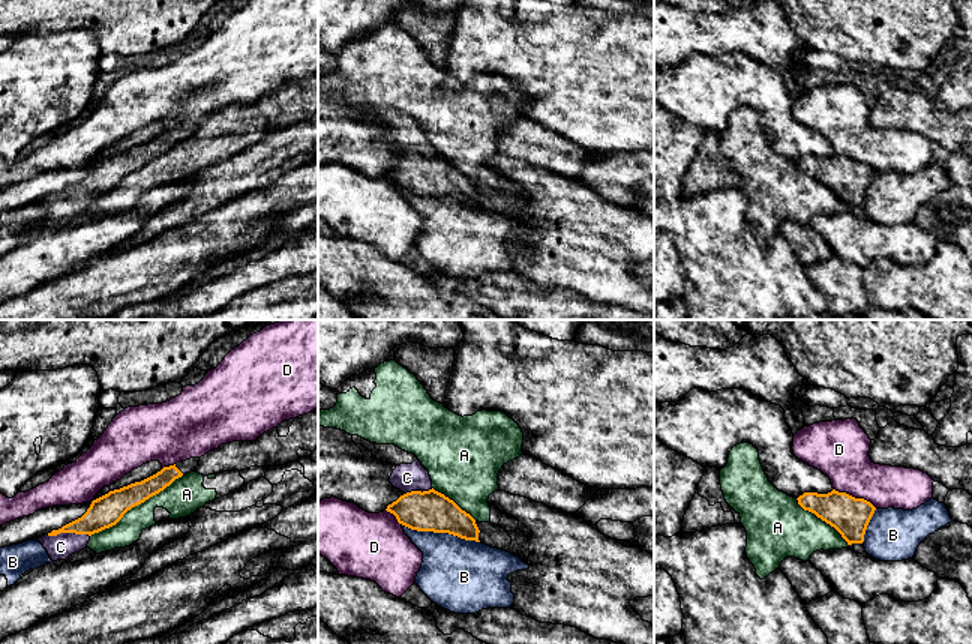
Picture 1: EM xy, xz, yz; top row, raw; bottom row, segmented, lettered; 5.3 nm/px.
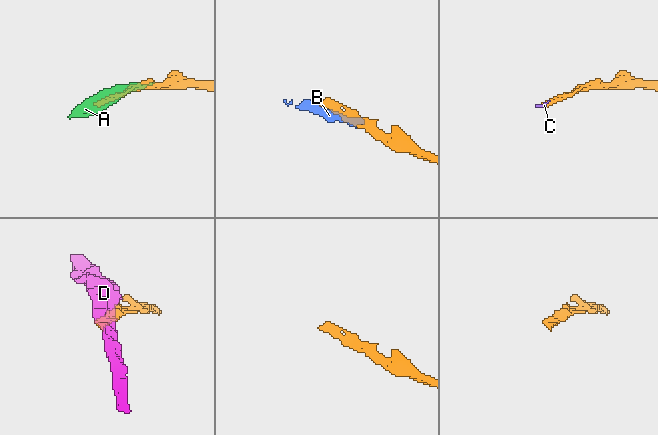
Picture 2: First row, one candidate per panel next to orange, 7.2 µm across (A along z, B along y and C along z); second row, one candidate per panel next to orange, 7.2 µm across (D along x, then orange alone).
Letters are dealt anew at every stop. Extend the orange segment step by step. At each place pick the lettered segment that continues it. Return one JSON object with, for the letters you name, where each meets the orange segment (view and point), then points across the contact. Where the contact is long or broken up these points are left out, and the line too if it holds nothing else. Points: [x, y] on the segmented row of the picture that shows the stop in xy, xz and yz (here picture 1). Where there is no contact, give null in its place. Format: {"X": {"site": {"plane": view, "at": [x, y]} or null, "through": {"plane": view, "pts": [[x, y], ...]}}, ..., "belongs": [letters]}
{"C": {"site": {"plane": "xy", "at": [68, 532]}, "through": {"plane": "xy", "pts": [[104, 512], [78, 532], [68, 532], [60, 547]]}}, "belongs": ["C"]}

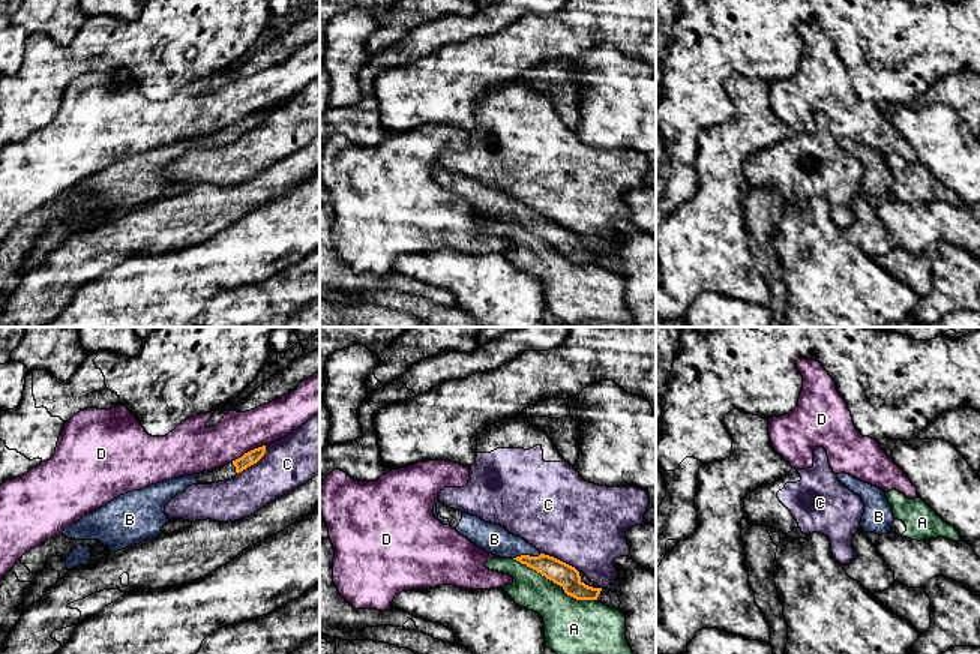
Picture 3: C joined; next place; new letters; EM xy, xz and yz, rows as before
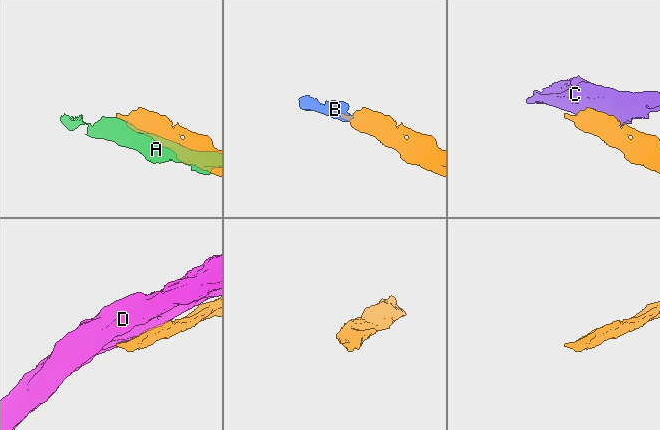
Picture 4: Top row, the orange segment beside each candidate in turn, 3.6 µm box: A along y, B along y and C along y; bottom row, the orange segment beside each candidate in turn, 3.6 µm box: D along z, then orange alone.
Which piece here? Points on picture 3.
{"B": {"site": {"plane": "xz", "at": [526, 555]}, "through": {"plane": "xz", "pts": [[553, 569], [526, 555], [520, 549], [494, 539]]}}, "belongs": ["B"]}

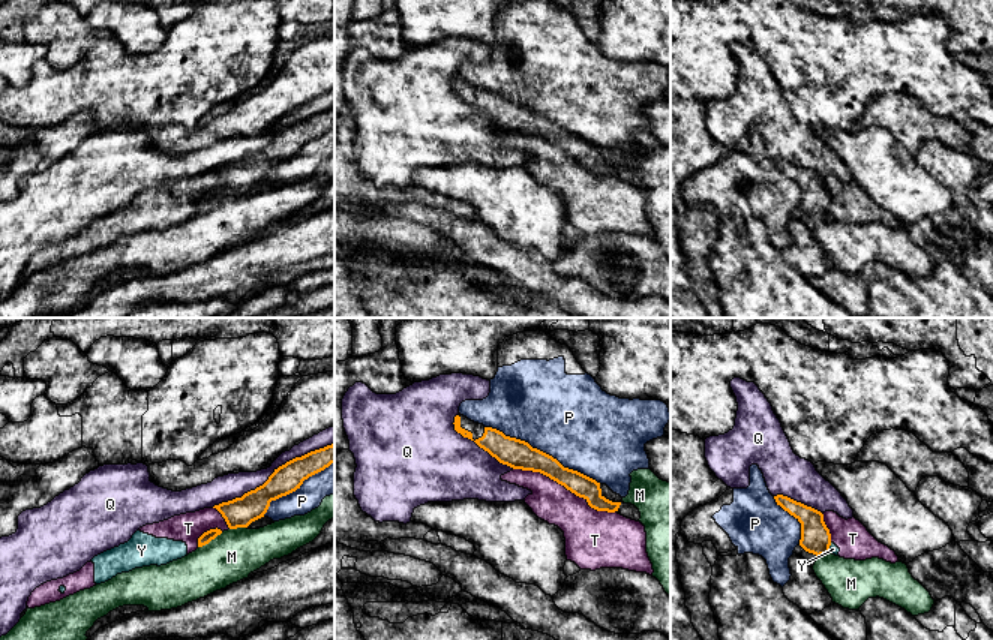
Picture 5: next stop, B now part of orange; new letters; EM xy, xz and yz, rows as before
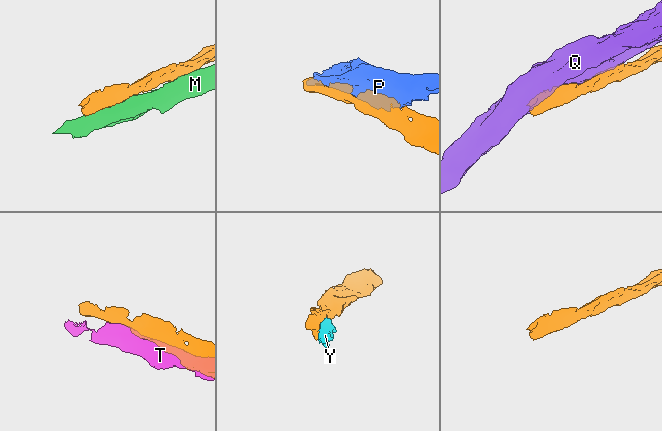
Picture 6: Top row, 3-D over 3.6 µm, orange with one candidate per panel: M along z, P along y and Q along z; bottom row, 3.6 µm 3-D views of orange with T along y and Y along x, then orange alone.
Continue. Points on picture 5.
{"belongs": []}

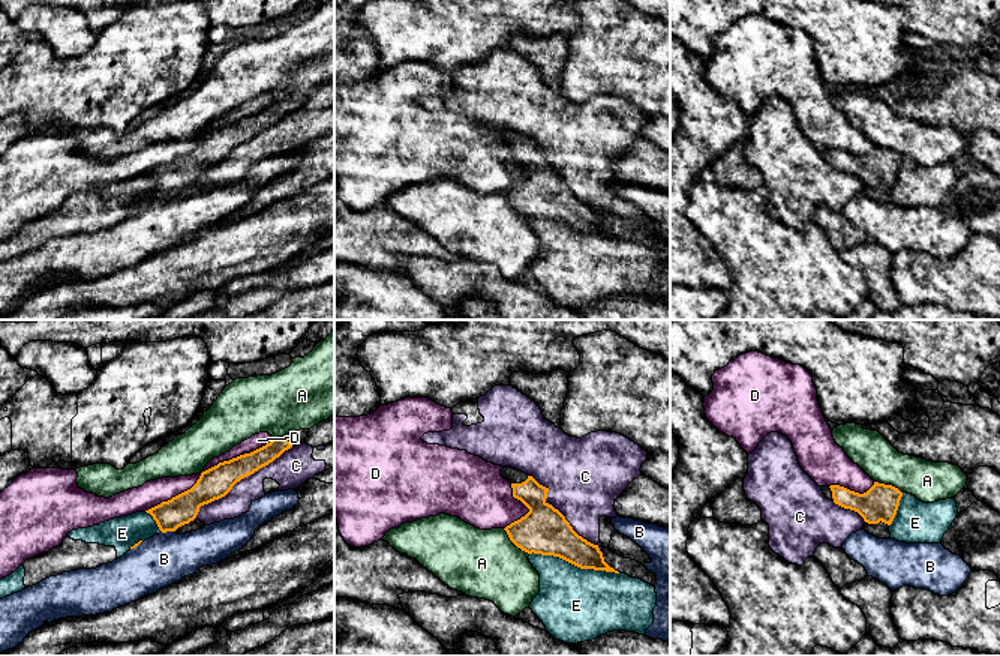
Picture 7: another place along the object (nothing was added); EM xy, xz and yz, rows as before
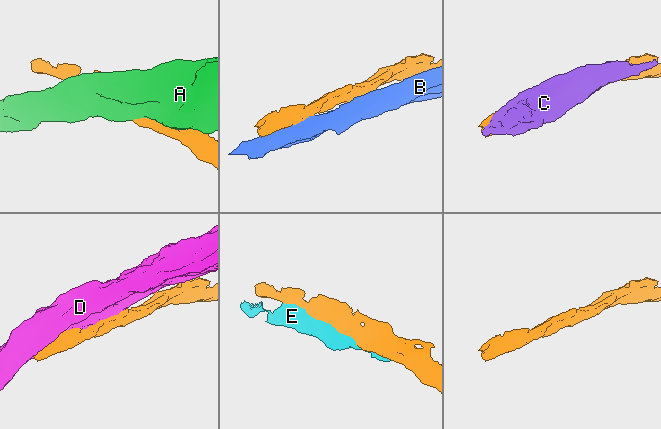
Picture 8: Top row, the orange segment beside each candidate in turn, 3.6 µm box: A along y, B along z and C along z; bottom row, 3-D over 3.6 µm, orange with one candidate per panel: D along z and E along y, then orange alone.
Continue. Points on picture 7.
{"belongs": []}

